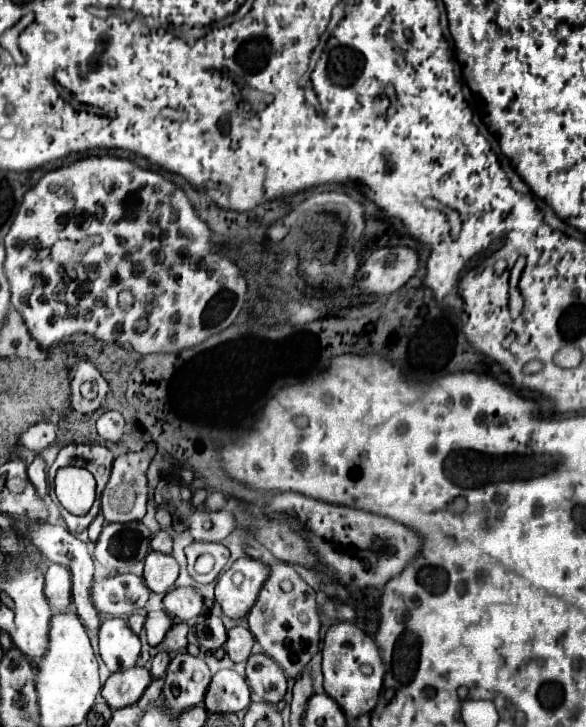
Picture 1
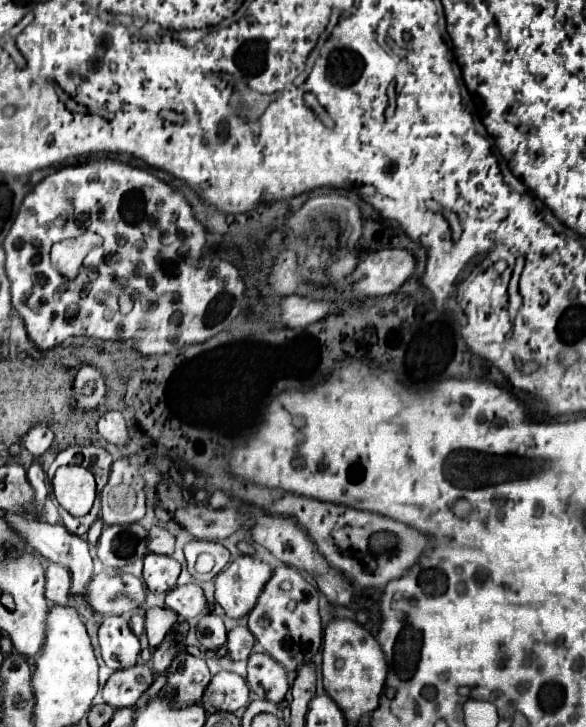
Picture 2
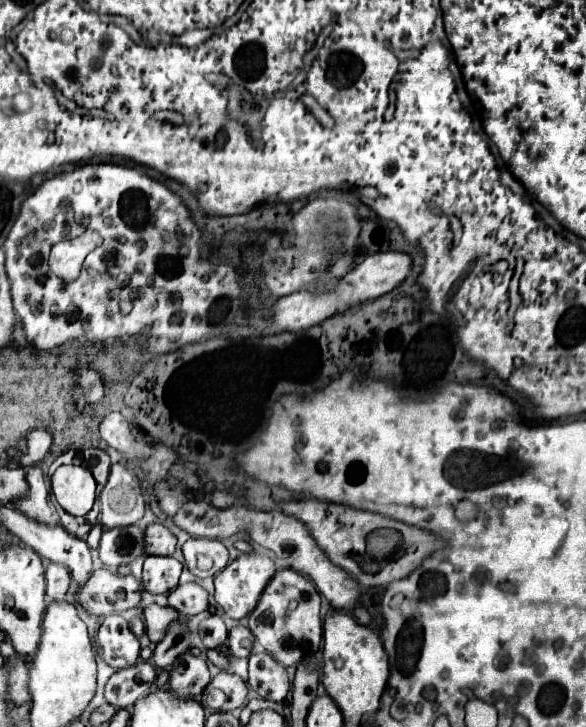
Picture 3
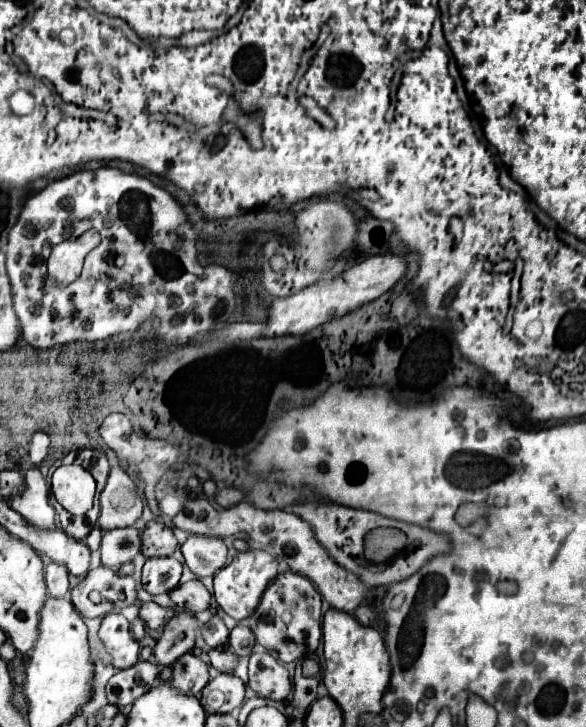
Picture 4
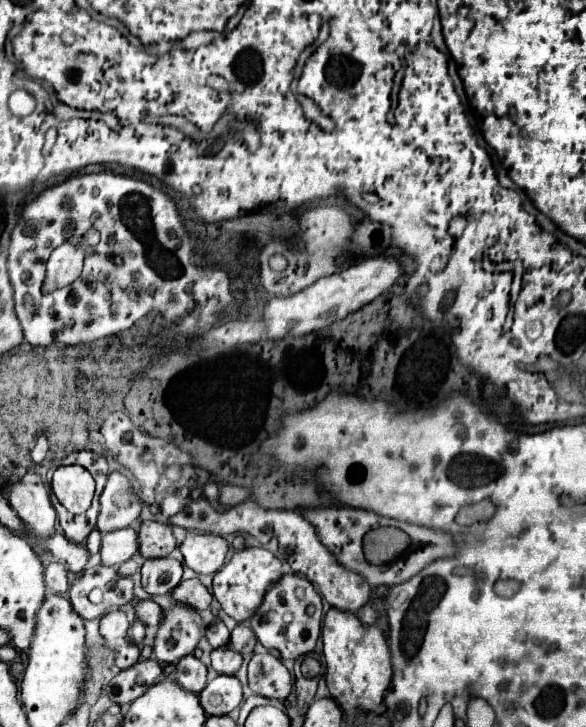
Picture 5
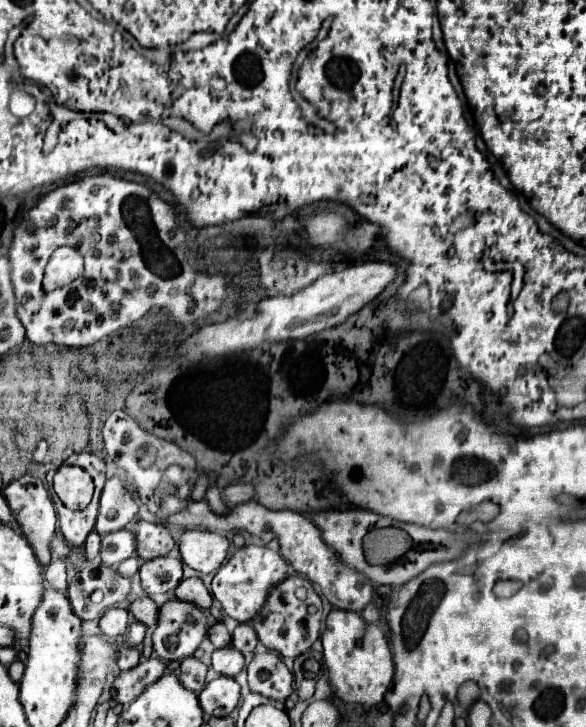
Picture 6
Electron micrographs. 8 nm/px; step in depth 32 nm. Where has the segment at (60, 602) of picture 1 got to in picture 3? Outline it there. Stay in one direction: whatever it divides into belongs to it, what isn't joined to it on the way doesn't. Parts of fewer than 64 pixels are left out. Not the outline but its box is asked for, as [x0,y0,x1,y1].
[46,564,70,600]

